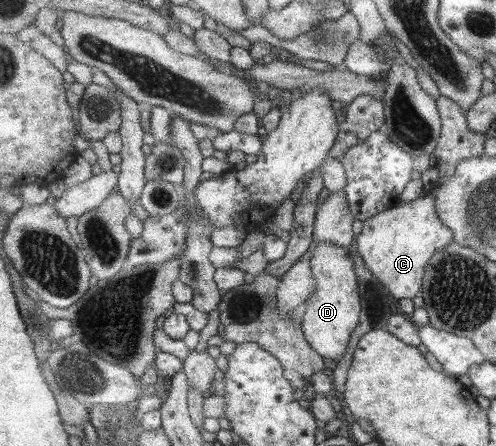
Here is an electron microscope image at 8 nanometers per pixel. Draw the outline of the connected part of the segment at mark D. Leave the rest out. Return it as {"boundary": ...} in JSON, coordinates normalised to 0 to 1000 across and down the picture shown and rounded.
{"boundary":[[[649,540],[633,558],[629,610],[641,643],[609,700],[609,729],[617,760],[649,800],[669,805],[677,816],[698,796],[706,760],[728,720],[730,664],[708,570],[702,556],[665,540]]]}

